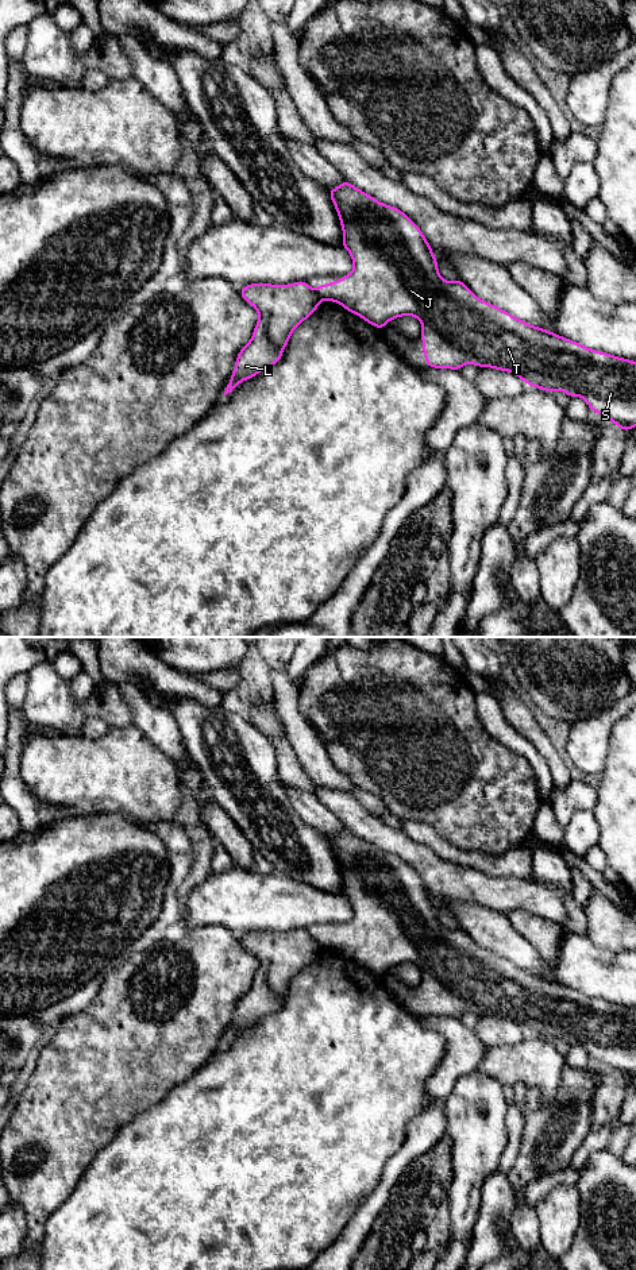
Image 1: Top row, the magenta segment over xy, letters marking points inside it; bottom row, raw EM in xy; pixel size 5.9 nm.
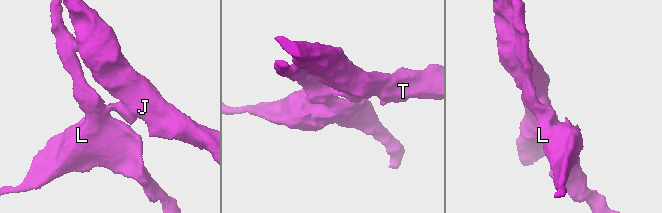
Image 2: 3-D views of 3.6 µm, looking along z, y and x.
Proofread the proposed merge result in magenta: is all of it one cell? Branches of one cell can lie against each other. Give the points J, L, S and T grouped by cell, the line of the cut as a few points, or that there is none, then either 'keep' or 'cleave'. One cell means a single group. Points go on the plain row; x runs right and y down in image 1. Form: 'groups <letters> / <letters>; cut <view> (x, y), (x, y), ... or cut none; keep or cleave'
groups J S T / L; cut xy (315, 940), (322, 946); cleave

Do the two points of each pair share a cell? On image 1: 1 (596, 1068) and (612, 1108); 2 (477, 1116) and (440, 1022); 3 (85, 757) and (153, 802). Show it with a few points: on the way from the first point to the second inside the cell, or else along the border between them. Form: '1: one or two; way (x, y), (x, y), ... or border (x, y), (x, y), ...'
1: one; way (605, 1077), (609, 1085), (609, 1099)
2: two; border (475, 1069), (465, 1073), (442, 1101)
3: one; way (101, 768), (119, 768), (137, 786)

